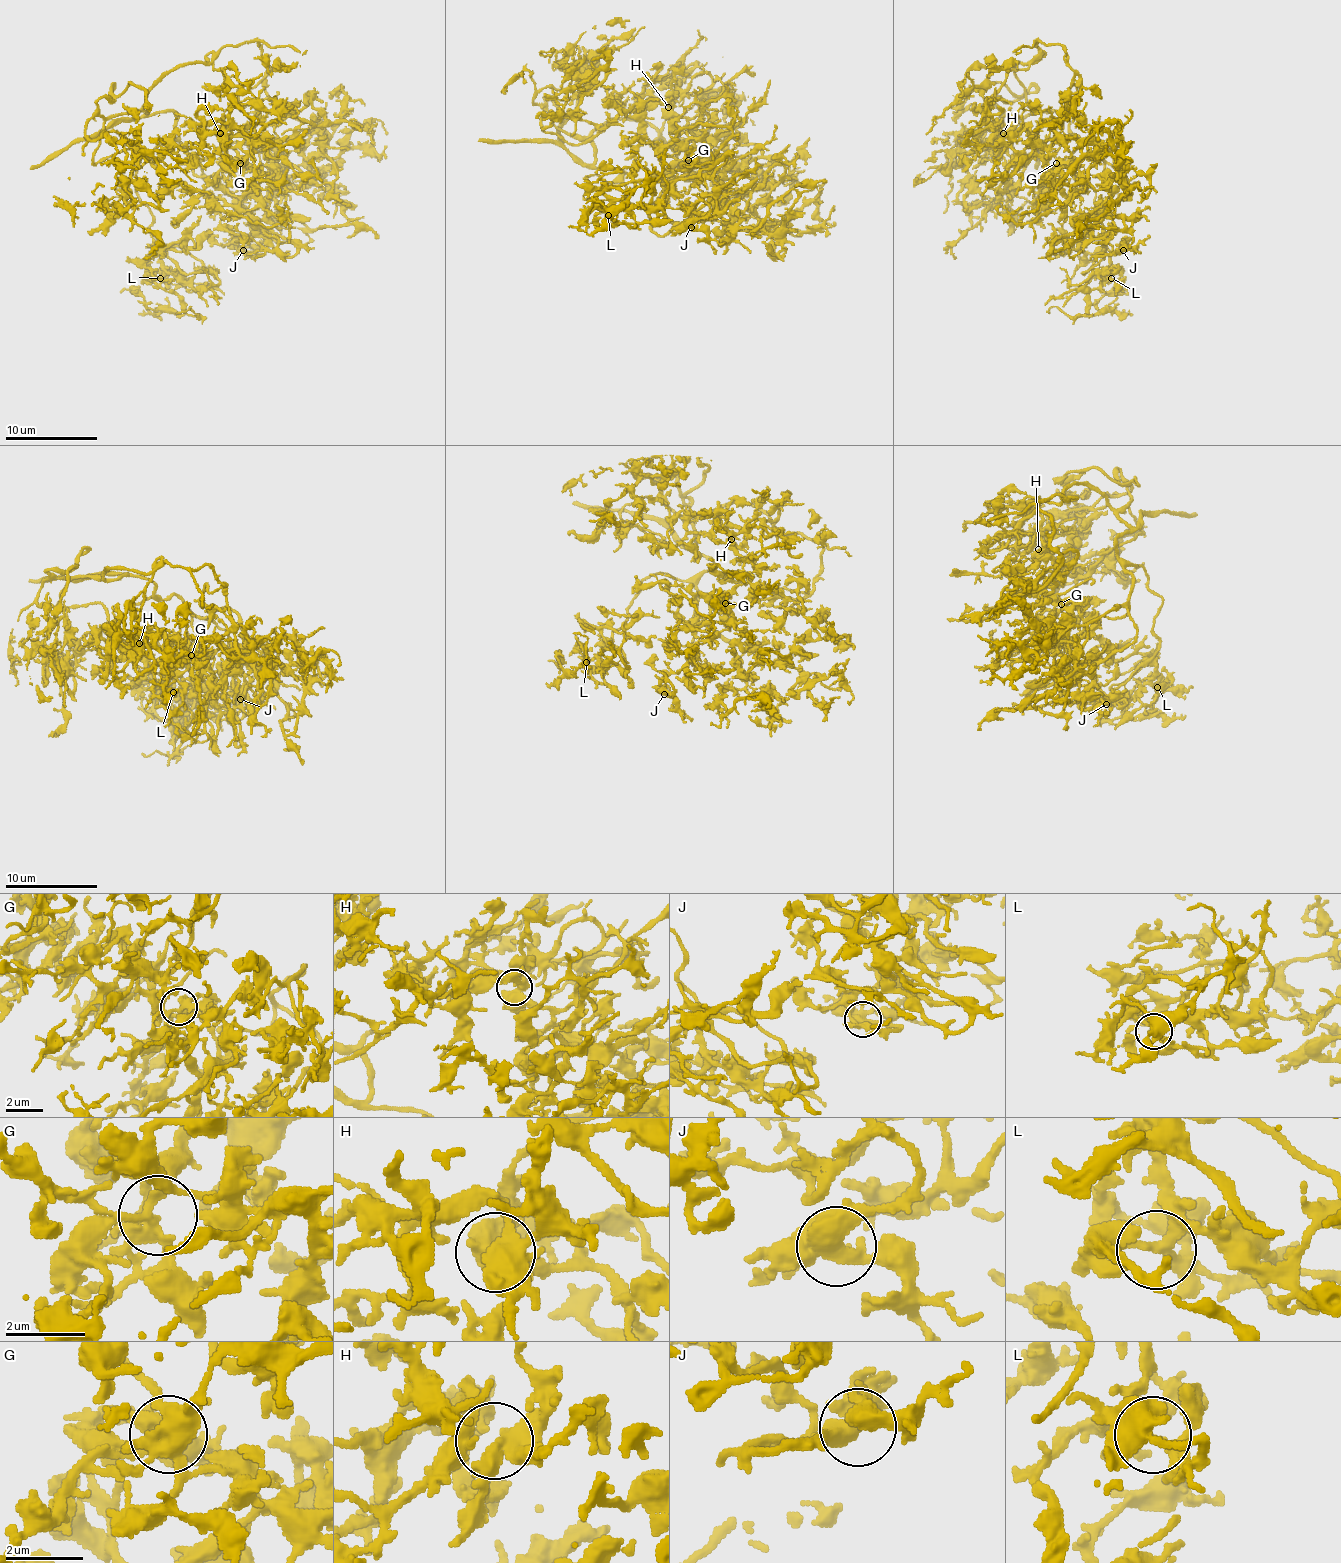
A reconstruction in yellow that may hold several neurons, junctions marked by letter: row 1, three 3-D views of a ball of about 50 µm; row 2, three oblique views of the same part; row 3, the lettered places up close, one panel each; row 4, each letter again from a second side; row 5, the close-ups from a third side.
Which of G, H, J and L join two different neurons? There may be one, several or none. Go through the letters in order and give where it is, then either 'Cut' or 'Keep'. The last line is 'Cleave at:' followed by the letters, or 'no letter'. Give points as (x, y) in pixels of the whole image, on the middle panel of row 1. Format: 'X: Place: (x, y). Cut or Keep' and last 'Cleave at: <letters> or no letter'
G: Place: (688, 160). Keep
H: Place: (668, 107). Keep
J: Place: (691, 227). Keep
L: Place: (608, 215). Keep
Cleave at: no letter

